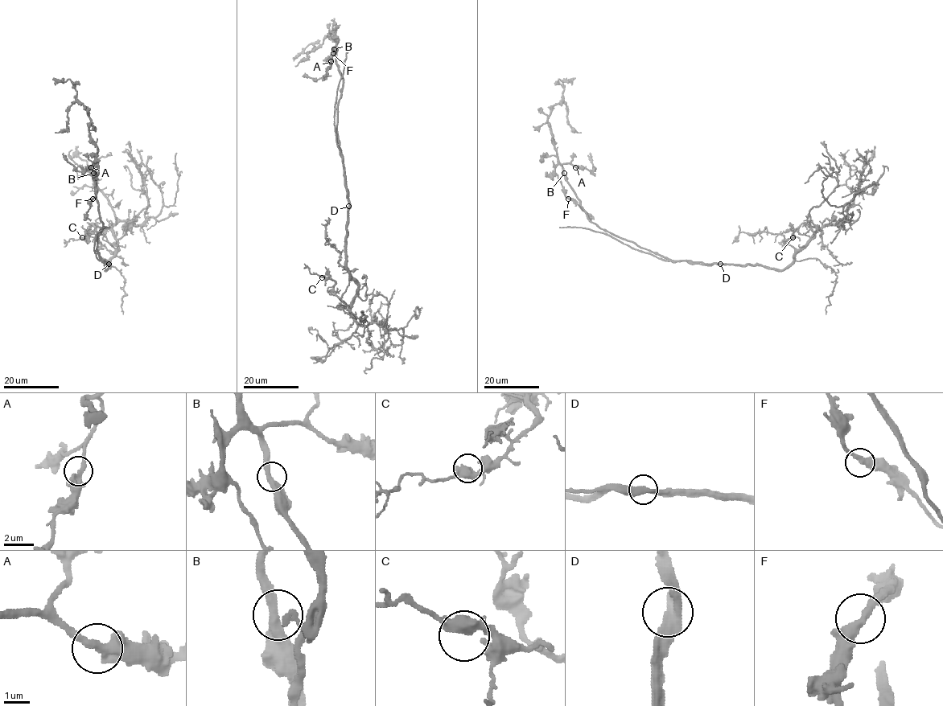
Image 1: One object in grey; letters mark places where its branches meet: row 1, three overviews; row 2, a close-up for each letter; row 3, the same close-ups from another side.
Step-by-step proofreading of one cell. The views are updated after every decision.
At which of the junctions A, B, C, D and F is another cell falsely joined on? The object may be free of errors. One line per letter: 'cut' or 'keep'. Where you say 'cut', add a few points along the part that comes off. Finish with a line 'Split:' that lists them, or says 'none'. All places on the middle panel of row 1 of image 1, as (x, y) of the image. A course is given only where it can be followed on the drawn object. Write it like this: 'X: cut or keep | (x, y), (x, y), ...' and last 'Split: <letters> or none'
A: keep
B: keep
C: keep
D: keep
F: keep
Split: none

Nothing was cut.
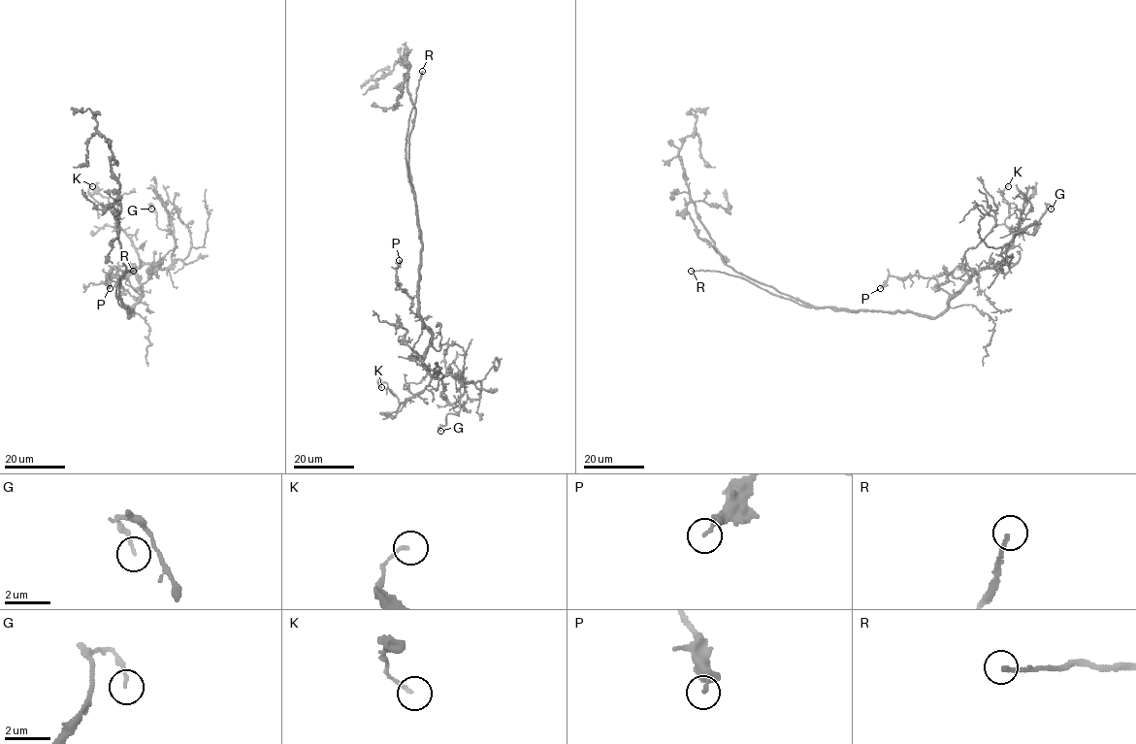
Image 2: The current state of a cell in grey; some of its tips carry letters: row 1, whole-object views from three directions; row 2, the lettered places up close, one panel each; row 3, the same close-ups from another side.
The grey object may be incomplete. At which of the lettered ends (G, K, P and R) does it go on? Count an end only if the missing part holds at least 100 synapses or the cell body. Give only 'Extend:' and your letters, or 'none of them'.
Extend: R

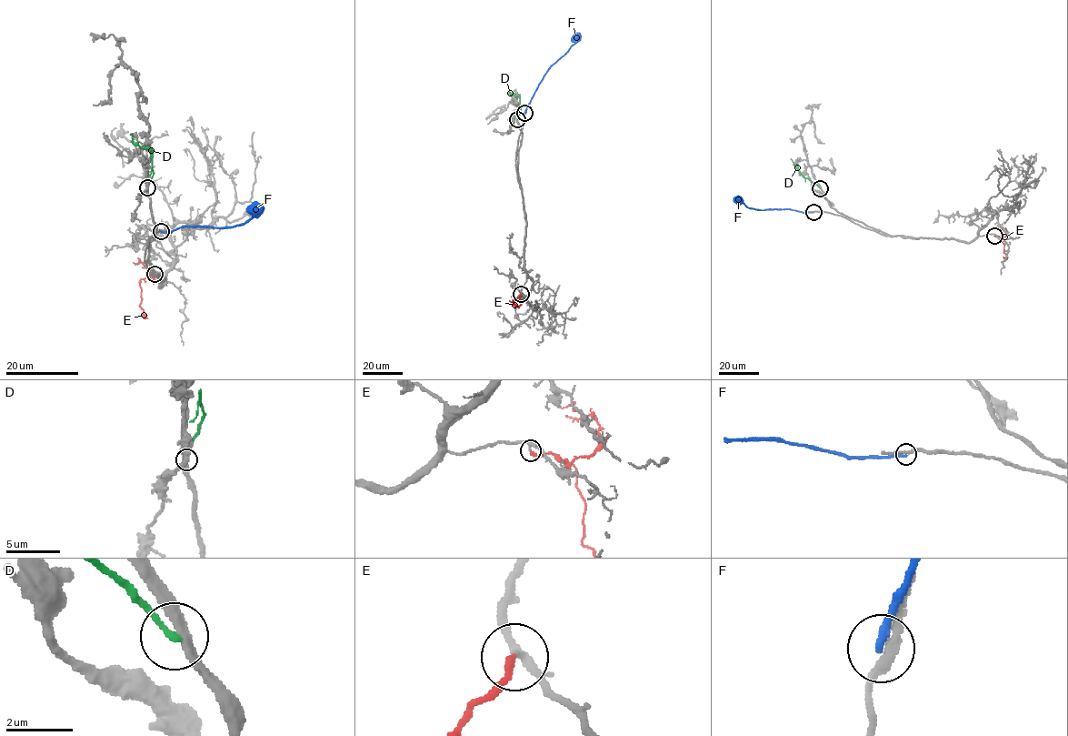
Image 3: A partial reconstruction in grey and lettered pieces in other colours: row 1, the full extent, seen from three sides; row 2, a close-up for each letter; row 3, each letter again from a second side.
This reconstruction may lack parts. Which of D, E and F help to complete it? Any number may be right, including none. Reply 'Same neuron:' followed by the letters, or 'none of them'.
Same neuron: E

